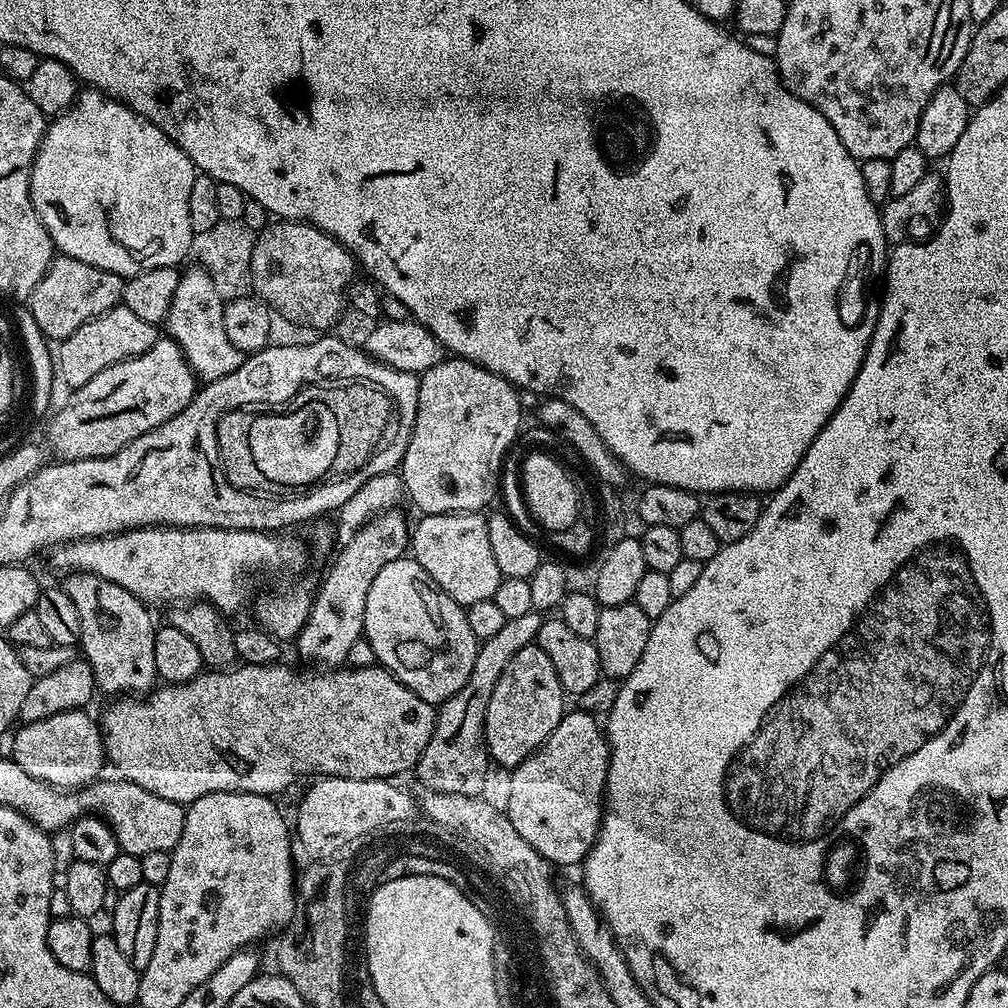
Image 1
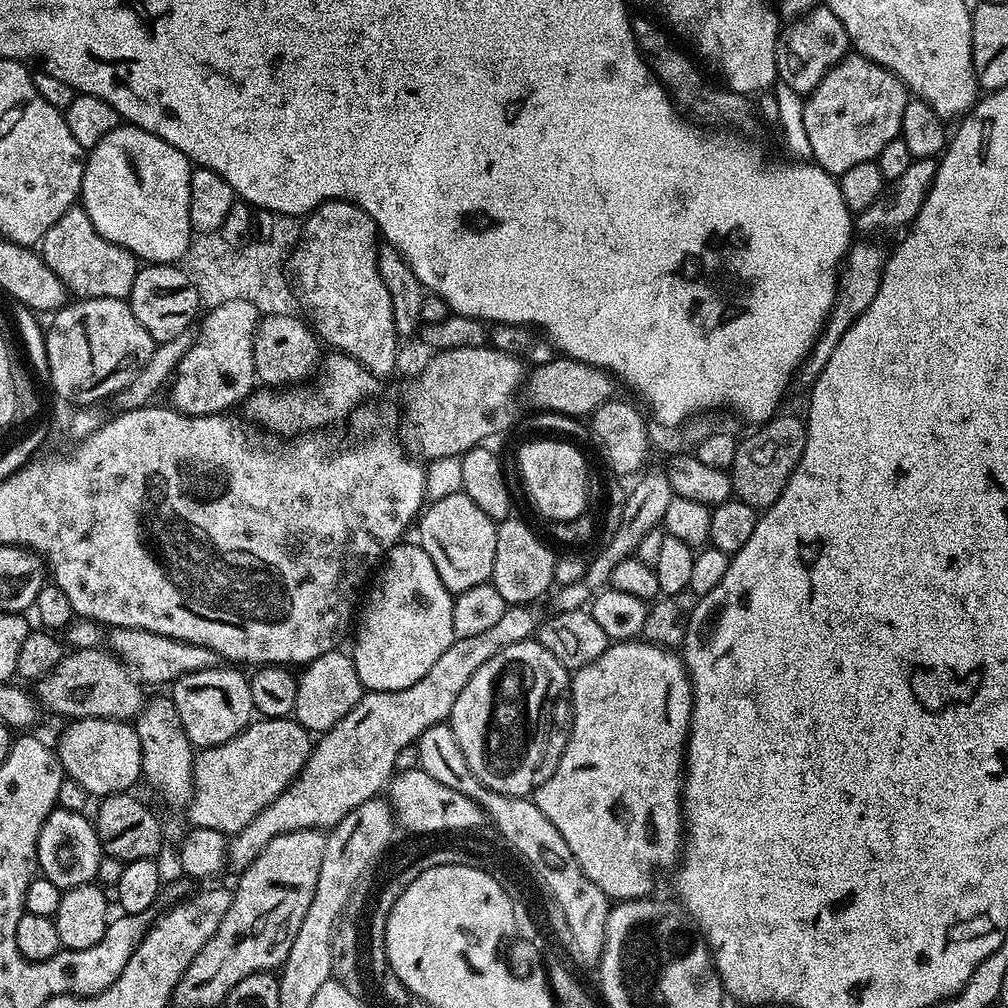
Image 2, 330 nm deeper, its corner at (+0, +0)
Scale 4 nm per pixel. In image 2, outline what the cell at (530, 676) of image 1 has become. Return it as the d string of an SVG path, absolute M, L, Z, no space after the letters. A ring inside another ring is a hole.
M536 638L506 646L506 650L494 654L494 658L466 682L462 694L458 694L458 702L454 702L450 727L470 770L489 790L504 796L527 797L535 789L538 783L536 771L544 756L544 739L548 736L548 715L552 712L552 703L563 692L565 695L569 684L569 669L564 668Z

